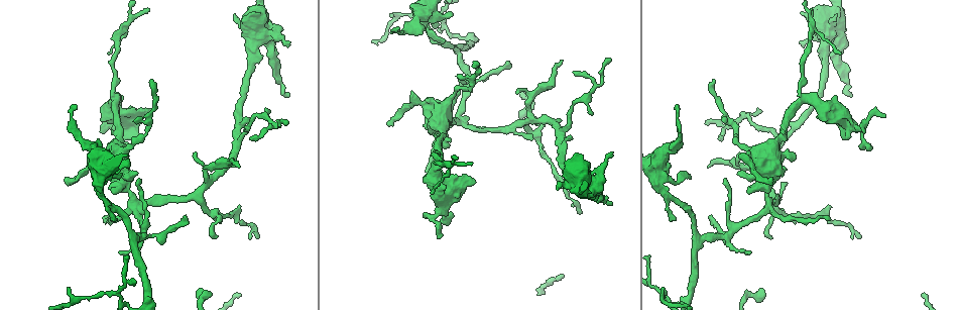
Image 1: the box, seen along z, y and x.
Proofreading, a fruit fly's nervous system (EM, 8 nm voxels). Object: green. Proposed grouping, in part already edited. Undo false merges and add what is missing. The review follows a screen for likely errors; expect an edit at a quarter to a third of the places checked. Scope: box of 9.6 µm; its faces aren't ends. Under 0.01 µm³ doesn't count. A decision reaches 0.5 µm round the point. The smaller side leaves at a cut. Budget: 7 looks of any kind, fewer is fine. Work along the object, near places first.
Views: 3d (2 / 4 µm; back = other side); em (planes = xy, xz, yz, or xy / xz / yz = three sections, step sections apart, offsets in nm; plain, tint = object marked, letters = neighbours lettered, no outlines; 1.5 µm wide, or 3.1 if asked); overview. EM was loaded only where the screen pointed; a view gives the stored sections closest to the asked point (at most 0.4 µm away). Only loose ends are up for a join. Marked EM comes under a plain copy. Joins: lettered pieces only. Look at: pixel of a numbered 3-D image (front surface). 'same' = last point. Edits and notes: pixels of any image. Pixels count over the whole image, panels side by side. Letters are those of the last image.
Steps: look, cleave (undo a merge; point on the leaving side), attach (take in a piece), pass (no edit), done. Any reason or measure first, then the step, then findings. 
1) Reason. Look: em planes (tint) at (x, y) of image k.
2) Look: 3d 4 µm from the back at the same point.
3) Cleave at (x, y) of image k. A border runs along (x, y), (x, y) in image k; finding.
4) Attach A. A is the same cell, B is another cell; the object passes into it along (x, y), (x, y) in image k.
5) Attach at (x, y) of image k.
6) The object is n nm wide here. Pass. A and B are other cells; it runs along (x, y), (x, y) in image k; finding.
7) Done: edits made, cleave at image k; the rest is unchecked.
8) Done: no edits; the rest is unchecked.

Thin end. Look: em planes (letters) at (440, 24) of image 1.

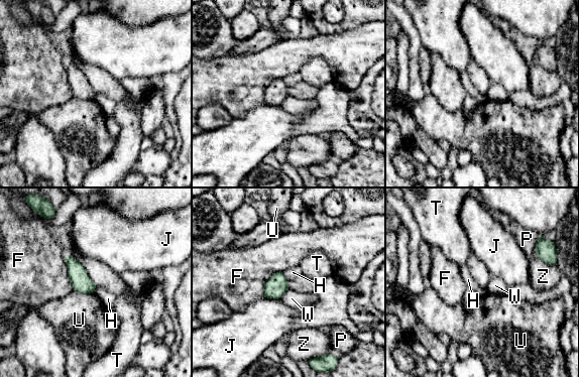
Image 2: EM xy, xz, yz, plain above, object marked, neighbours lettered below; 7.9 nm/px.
The object is 160 nm wide here. Pass. F, H, J, P, T, U, W and Z are other cells; none of them fits.

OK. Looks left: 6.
An open end. Look: em planes (letters) at (675, 105) of image 1.

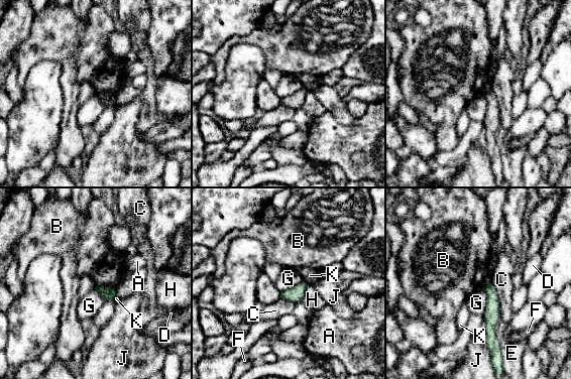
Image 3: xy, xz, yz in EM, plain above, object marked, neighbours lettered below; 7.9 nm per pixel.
Pass. A, B, C, D, E, F, G, H, J and K are other cells; a border runs along (96, 285), (115, 289) in image 3; no lettered piece goes on from it.

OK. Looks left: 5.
Sudden change in width. Look: 3d 2 µm at (412, 103) of image 1.

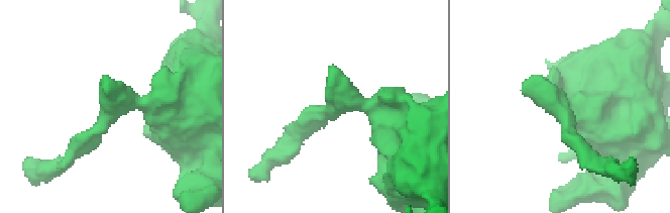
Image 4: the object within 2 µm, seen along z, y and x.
Look: em planes (letters) at (559, 113) of image 4.

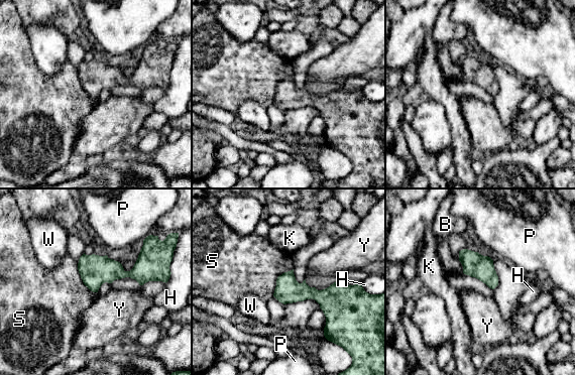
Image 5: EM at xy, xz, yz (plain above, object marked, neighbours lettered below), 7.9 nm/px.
The longest contact is with S, 280 nm. Pass. B, H, K, P, S, W and Y are other cells; a border runs along (77, 263), (82, 281), (97, 292) in image 5; all the same cell.

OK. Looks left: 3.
Done: no edits; the rest is unchecked.

